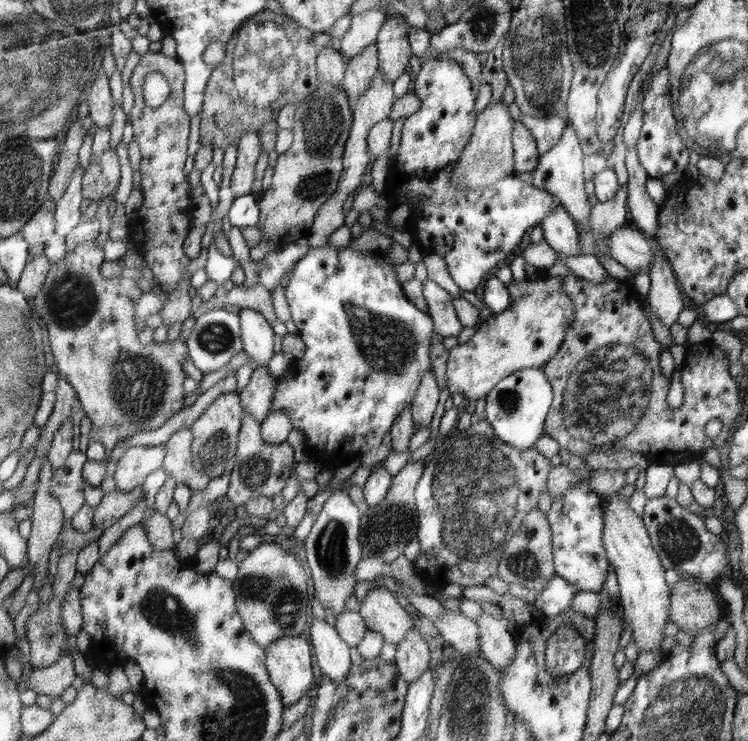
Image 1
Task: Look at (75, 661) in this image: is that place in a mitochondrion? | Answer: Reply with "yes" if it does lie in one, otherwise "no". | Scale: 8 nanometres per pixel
no

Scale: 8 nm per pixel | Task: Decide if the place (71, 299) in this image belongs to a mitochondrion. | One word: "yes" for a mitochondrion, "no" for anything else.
yes

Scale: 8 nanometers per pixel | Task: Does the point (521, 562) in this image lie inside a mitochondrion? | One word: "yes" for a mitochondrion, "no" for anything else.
yes

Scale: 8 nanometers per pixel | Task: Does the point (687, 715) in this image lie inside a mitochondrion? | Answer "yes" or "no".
yes

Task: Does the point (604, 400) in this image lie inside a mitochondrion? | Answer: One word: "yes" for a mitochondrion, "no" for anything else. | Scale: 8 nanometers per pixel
yes

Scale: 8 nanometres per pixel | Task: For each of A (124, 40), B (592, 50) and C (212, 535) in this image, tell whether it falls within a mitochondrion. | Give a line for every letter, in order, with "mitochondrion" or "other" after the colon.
A: other
B: mitochondrion
C: other

